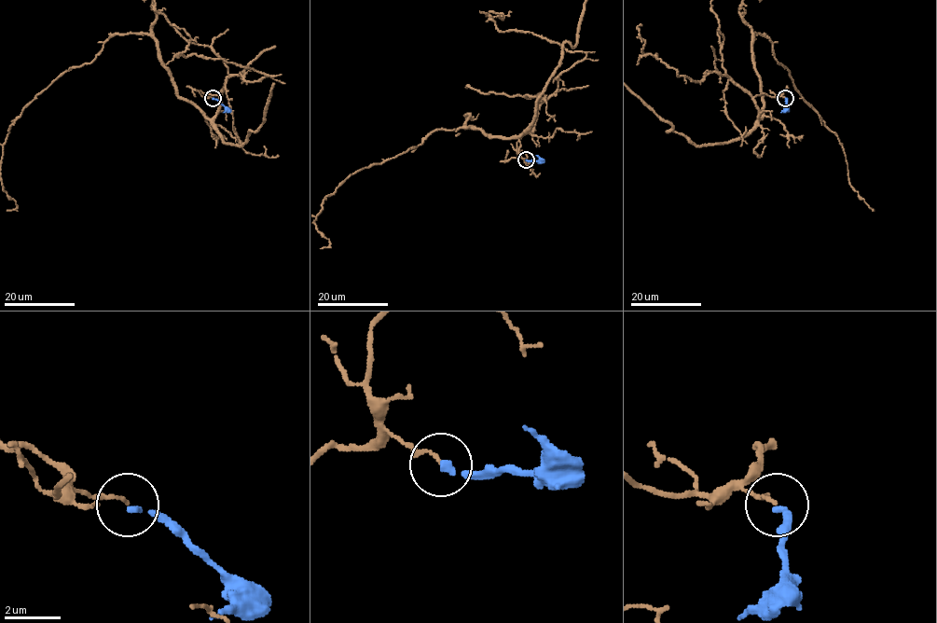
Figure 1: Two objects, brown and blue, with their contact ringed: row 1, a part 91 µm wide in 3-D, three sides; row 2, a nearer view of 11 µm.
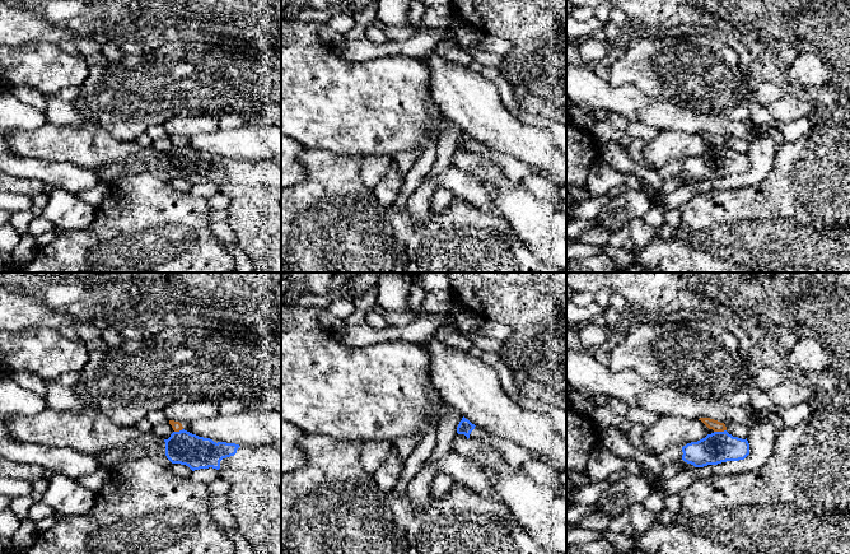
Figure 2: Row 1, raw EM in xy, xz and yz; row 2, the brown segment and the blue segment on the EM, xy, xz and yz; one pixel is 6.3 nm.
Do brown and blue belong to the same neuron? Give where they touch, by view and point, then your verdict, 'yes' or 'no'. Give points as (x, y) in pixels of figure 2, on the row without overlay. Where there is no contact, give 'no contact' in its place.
contact yz (719, 145); no

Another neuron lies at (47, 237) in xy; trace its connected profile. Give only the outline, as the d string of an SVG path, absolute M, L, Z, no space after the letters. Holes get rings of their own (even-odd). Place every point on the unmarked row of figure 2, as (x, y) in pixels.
M53 225L53 228L48 232L45 232L39 236L36 236L36 245L37 247L42 247L42 246L47 246L48 243L51 243L60 233L62 232L61 228Z

